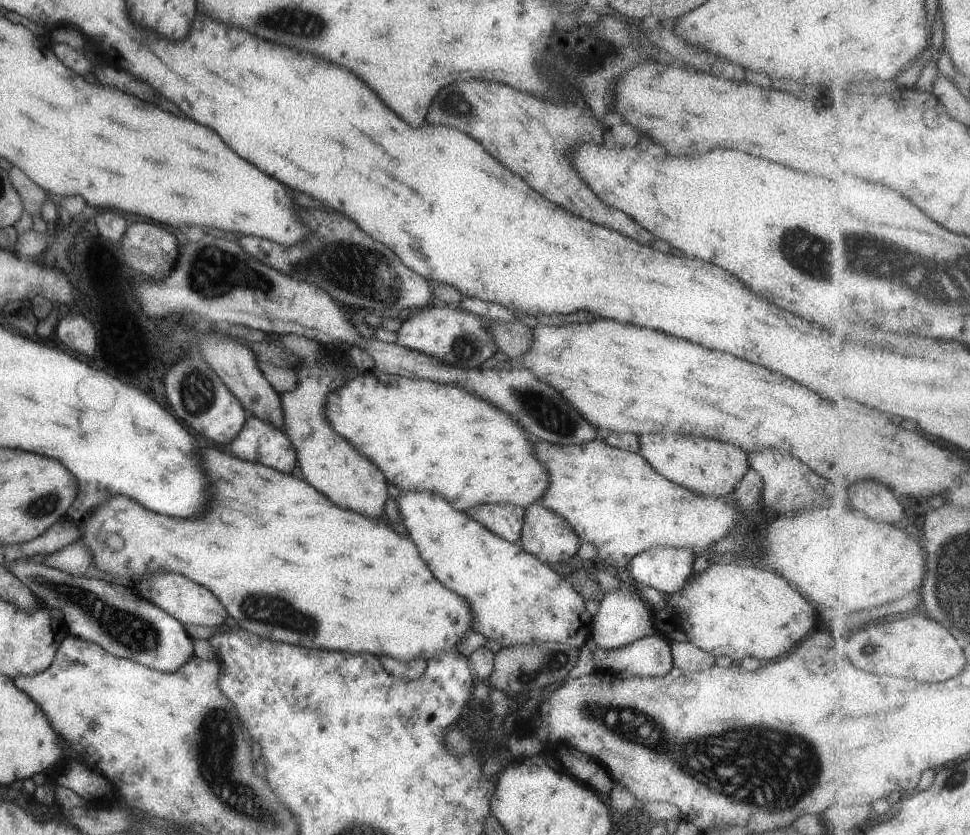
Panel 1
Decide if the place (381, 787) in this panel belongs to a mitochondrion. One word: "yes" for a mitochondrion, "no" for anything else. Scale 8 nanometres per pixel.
no

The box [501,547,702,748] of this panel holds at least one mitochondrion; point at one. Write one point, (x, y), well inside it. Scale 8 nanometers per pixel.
(554, 655)

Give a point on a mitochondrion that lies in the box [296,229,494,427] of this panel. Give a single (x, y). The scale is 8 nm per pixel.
(361, 259)

